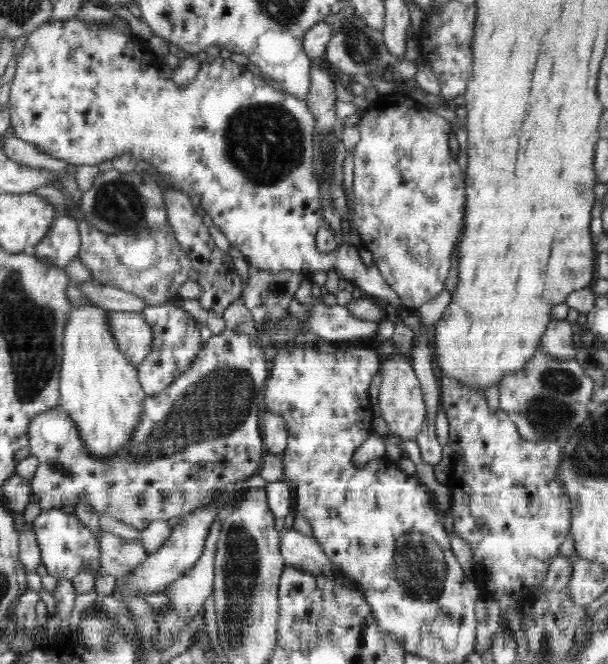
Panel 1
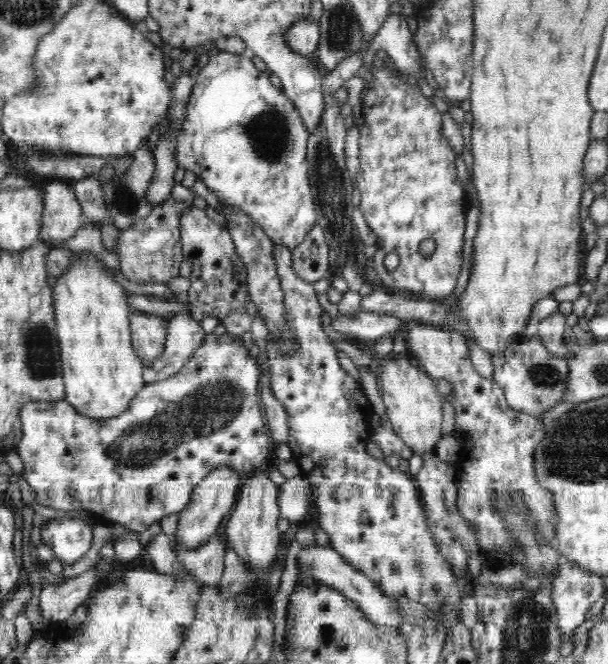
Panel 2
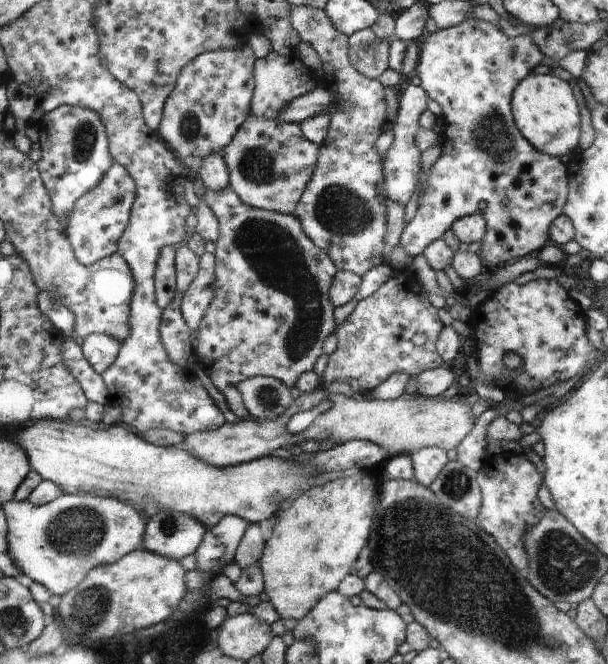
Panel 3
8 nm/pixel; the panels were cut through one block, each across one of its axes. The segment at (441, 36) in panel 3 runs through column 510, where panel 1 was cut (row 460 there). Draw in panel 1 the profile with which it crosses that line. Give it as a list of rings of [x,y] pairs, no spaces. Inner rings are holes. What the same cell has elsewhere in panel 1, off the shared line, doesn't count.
[[[228,328],[222,334],[212,335],[182,377],[176,378],[164,393],[144,400],[144,411],[135,434],[110,458],[91,457],[80,439],[76,423],[60,406],[37,413],[28,428],[30,454],[39,462],[31,480],[36,503],[41,511],[61,509],[64,505],[76,506],[84,496],[94,512],[106,513],[138,530],[152,521],[168,521],[210,505],[216,488],[239,486],[259,472],[264,456],[260,400],[270,375],[268,370],[268,360],[256,336]]]

